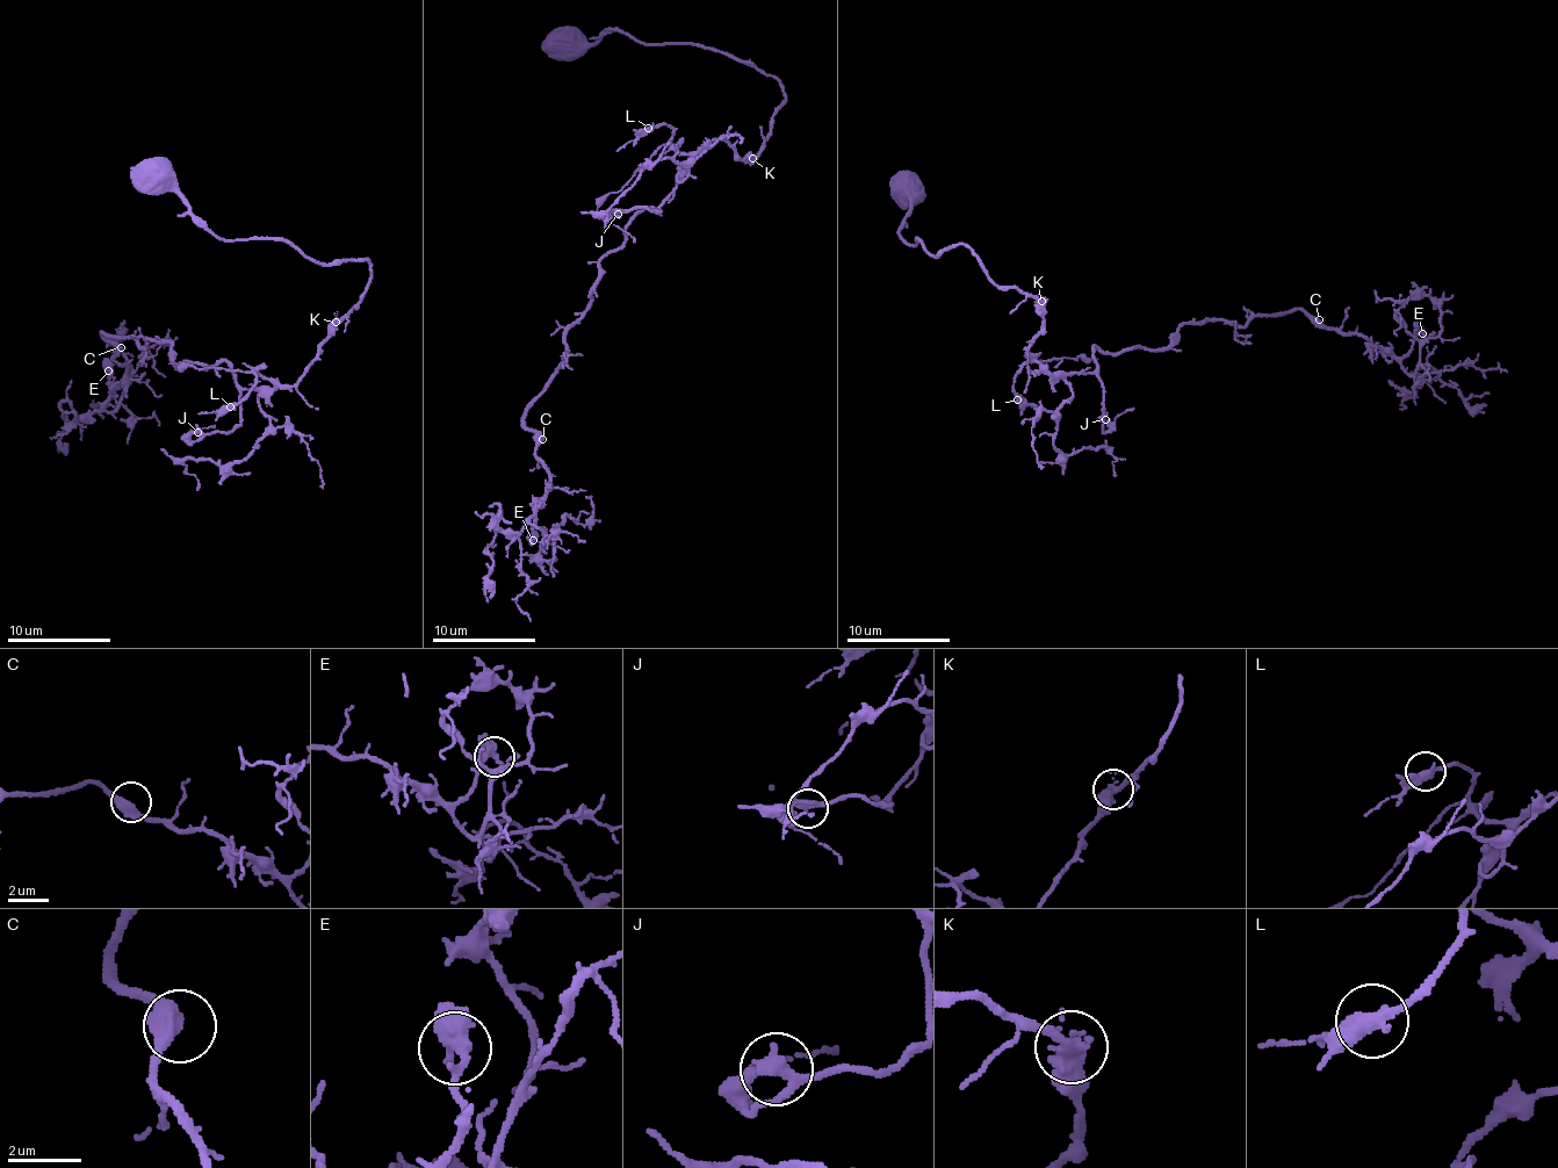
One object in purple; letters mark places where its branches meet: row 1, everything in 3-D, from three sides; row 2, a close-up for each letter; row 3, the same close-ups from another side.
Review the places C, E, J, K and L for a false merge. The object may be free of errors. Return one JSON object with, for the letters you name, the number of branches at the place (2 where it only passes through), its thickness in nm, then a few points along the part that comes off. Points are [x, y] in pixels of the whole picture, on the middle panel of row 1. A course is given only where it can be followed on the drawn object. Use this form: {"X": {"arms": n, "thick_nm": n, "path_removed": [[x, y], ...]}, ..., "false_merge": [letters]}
{"K": {"arms": 2, "thick_nm": 440, "path_removed": [[752, 158], [715, 138], [632, 221], [524, 417], [548, 473], [533, 523], [584, 525], [591, 496]]}, "false_merge": ["K"]}

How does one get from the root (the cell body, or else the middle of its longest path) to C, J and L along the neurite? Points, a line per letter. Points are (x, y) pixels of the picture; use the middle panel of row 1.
C: (565, 37), (709, 47), (786, 100), (755, 154), (715, 138), (600, 260), (524, 417), (542, 439)
J: (565, 37), (621, 29), (709, 47), (785, 95), (755, 154), (715, 138), (658, 214), (618, 214)
L: (565, 37), (621, 29), (709, 47), (785, 95), (745, 158), (715, 138), (678, 151), (671, 127), (648, 128)

